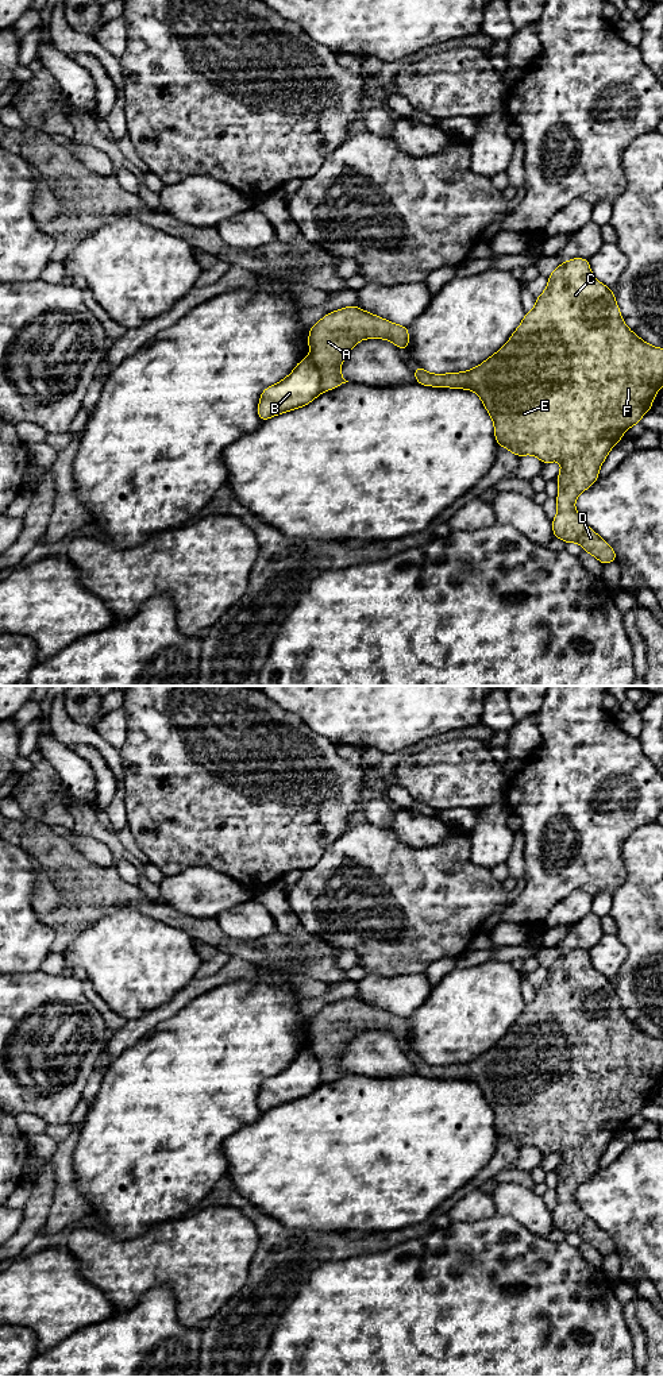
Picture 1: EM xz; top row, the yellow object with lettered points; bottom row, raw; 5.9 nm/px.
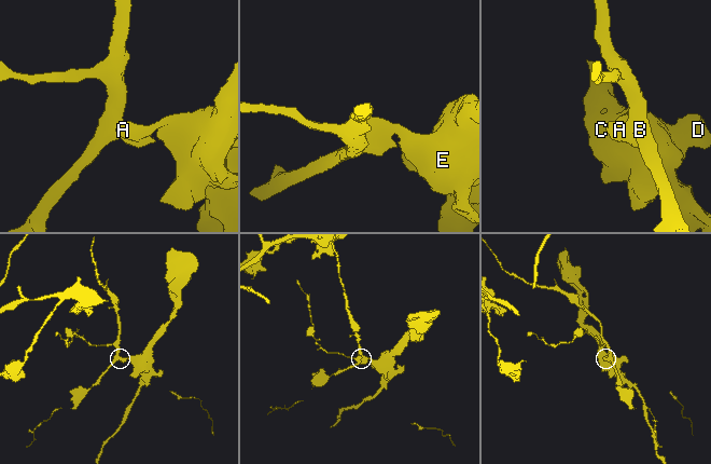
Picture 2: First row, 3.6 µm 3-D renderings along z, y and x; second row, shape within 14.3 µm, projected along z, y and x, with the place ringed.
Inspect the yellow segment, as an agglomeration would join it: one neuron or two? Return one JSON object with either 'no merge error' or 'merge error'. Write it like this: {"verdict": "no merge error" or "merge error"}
{"verdict": "merge error"}

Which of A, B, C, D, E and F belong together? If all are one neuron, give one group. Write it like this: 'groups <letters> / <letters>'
groups A C D E F / B

